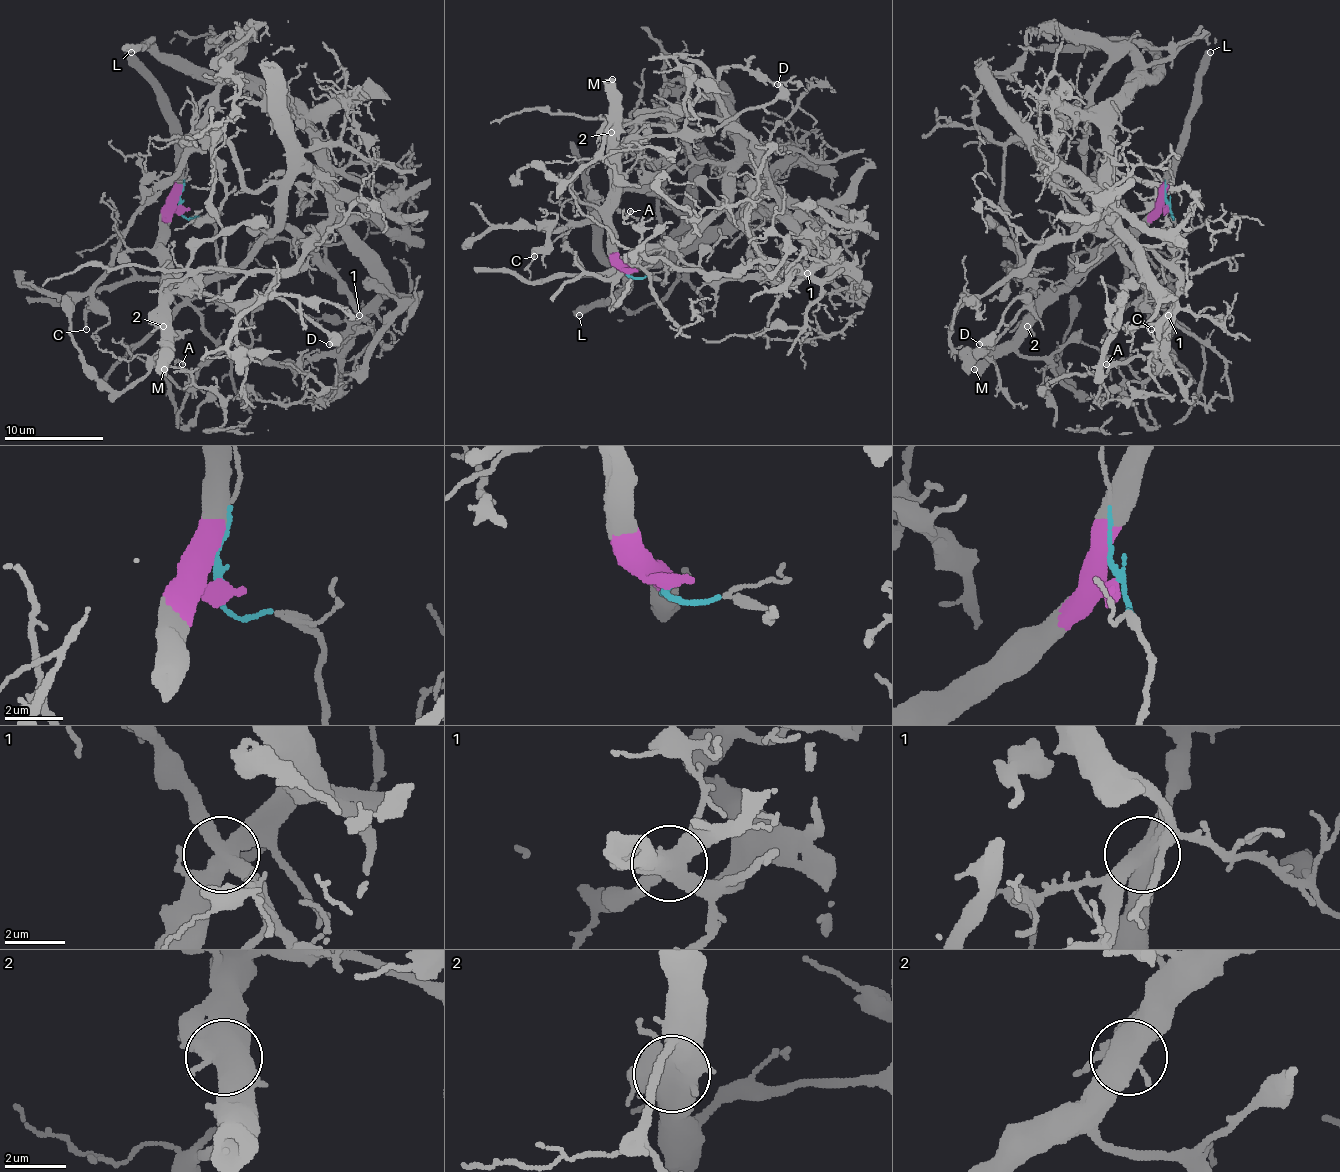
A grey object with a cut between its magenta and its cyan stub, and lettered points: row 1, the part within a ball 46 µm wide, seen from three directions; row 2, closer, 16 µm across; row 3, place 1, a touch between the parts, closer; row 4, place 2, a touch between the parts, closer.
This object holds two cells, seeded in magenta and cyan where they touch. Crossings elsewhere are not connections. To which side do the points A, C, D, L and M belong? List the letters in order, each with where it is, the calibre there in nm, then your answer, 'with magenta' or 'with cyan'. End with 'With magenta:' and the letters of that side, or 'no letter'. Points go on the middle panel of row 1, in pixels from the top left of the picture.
A: (630, 211) | 100 nm | with cyan
C: (534, 256) | 130 nm | with cyan
D: (777, 84) | 440 nm | with magenta
L: (579, 315) | 550 nm | with magenta
M: (612, 79) | 650 nm | with magenta
With magenta: D, L, M

